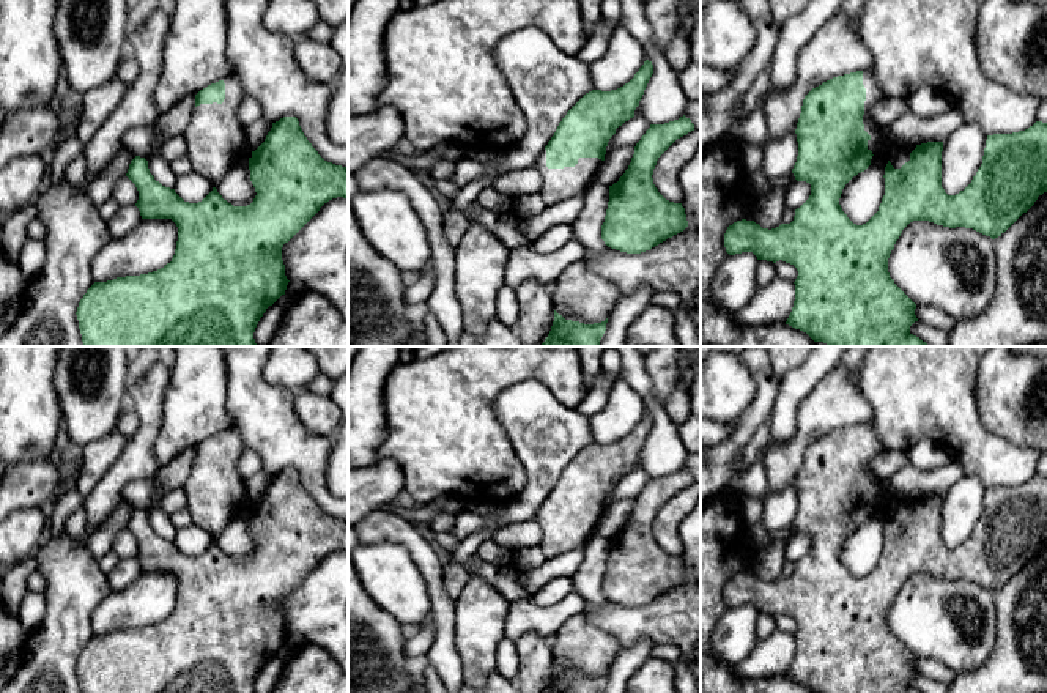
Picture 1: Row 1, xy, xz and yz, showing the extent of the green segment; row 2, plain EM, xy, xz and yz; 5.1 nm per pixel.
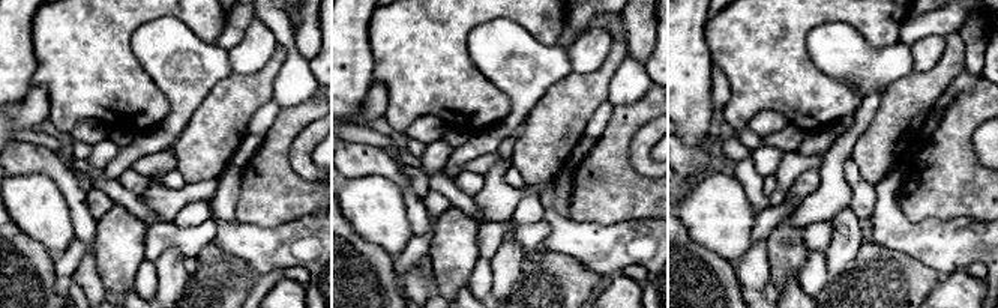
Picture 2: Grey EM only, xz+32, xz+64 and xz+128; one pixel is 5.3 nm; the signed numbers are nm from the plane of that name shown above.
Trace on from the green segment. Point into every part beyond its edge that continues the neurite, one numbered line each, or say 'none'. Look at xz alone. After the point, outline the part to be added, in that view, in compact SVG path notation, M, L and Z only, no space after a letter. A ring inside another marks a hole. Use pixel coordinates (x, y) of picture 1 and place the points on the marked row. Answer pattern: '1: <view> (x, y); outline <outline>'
1: xz (559, 185); outline M543 148L534 165L543 180L542 200L551 206L587 191L601 164L603 161L598 158L579 158L575 167L548 169L546 150Z

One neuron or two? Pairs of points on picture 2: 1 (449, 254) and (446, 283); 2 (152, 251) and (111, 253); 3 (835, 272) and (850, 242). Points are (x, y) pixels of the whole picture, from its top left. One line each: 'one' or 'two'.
1: one
2: two
3: one

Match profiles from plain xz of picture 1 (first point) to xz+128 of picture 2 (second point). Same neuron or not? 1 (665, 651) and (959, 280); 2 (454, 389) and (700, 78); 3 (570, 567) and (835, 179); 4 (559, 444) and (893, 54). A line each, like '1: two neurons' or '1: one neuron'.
1: two neurons
2: two neurons
3: one neuron
4: one neuron

